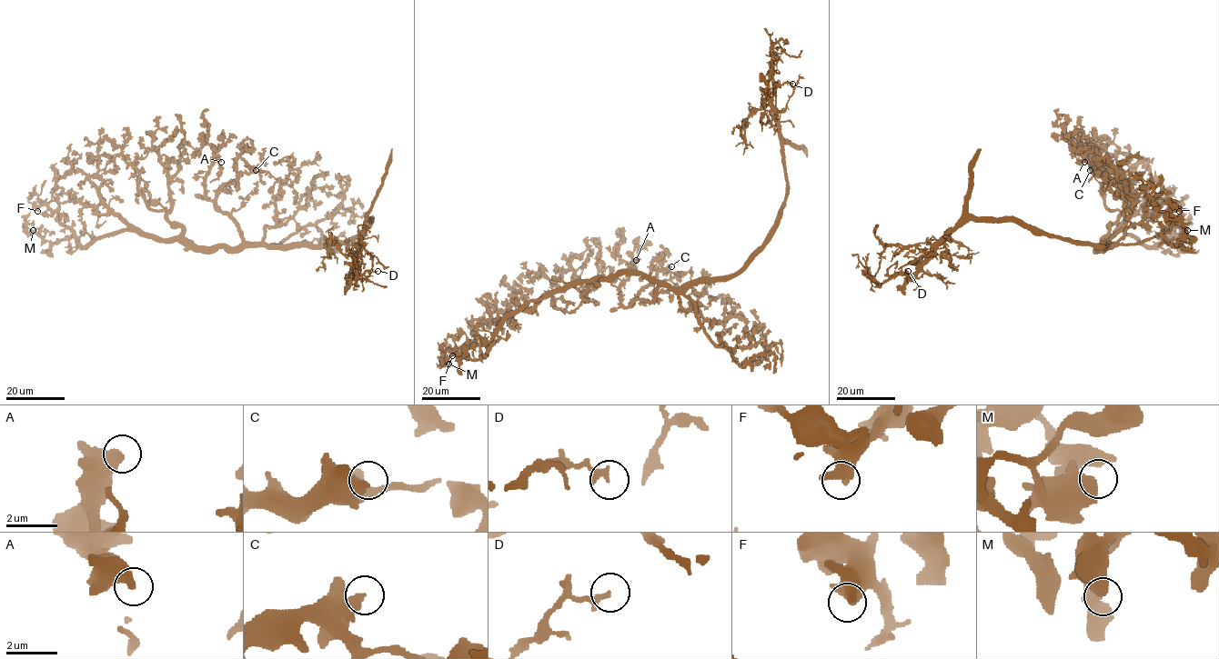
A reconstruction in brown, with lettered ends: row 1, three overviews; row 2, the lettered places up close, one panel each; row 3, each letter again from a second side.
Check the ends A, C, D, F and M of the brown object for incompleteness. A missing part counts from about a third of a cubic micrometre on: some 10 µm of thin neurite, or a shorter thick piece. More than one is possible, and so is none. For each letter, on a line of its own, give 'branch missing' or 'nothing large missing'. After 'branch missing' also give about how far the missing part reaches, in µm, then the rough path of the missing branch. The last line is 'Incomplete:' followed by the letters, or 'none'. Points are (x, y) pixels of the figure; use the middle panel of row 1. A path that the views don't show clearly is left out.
A: nothing large missing
C: nothing large missing
D: nothing large missing
F: nothing large missing
M: nothing large missing
Incomplete: none

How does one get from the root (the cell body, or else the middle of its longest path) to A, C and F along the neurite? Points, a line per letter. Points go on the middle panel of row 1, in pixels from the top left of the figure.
A: (621, 271), (649, 275), (657, 284), (650, 300), (633, 300), (627, 306), (621, 303), (620, 285), (636, 260)
C: (621, 271), (649, 275), (657, 284), (657, 293), (650, 300), (636, 300), (631, 305), (654, 276), (671, 266)
F: (621, 271), (609, 277), (567, 282), (542, 297), (526, 300), (506, 319), (488, 346), (467, 342), (452, 355)

